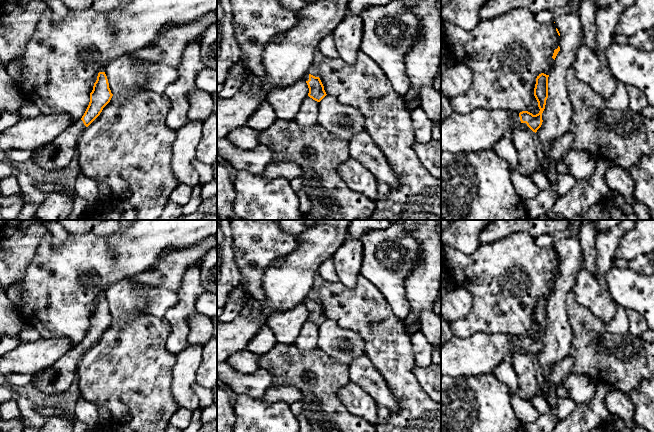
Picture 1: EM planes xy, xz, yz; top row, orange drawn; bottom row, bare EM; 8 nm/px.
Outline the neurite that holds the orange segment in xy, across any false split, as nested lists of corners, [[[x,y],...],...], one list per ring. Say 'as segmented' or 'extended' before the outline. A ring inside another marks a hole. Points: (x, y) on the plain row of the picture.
extended | [[[99,296],[82,342],[74,346],[54,366],[33,374],[32,385],[49,395],[65,392],[77,375],[76,370],[81,358],[100,339],[112,320],[105,296]]]

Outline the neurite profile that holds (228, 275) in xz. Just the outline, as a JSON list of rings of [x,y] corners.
[[[217,220],[217,308],[227,303],[229,293],[240,285],[241,275],[232,246],[230,220]]]

